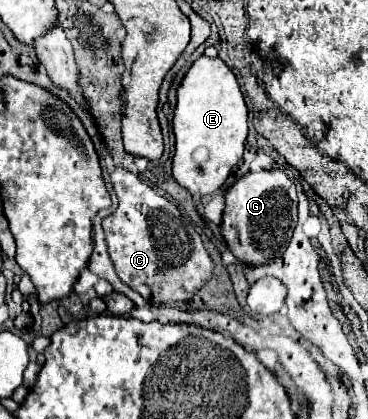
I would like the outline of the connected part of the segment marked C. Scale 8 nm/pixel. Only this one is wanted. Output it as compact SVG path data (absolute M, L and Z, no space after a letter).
M115 168L111 182L119 198L119 208L103 220L103 230L109 258L121 282L139 292L151 304L191 300L213 272L213 262L201 236L189 220L181 218L173 202L141 182L137 174L125 168Z

